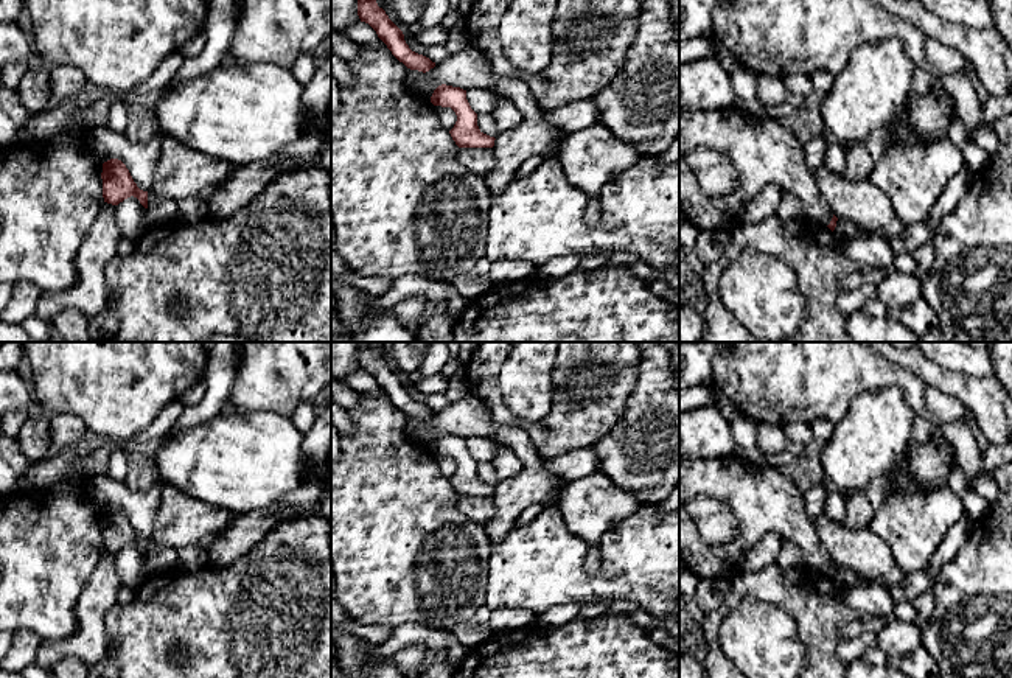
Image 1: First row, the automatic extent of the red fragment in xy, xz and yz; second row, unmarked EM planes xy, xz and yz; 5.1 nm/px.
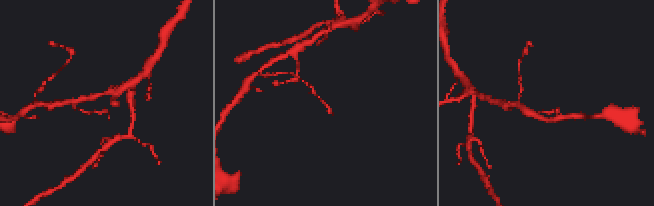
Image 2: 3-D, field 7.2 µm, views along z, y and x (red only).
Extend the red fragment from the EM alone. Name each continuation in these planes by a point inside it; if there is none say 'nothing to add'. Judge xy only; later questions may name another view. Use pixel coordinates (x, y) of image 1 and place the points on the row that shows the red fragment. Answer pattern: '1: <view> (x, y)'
nothing to add

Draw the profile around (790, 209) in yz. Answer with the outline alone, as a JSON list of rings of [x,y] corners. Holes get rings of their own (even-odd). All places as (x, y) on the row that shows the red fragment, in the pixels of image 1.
[[[783,188],[782,201],[776,210],[776,215],[782,221],[796,221],[796,219],[804,218],[799,196],[790,191],[788,188]]]

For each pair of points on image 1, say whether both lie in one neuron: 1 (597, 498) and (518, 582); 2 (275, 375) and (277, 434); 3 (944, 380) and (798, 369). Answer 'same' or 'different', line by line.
1: different
2: different
3: different

